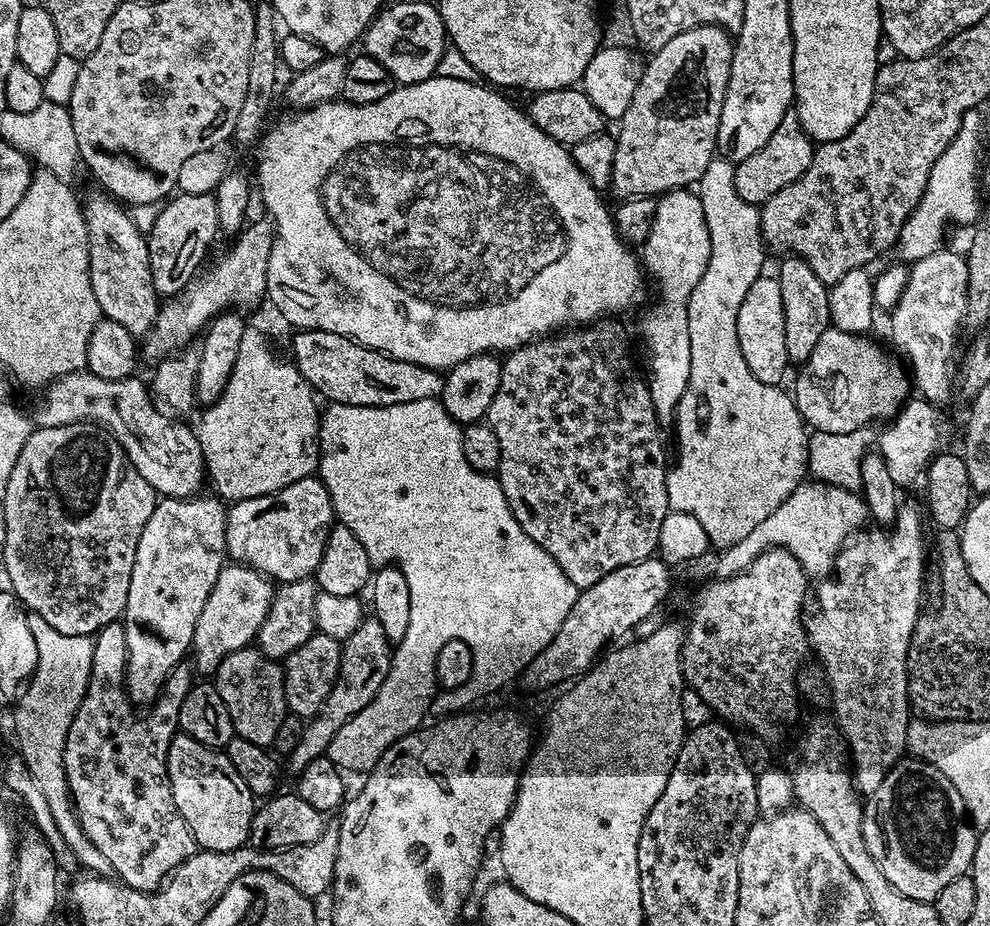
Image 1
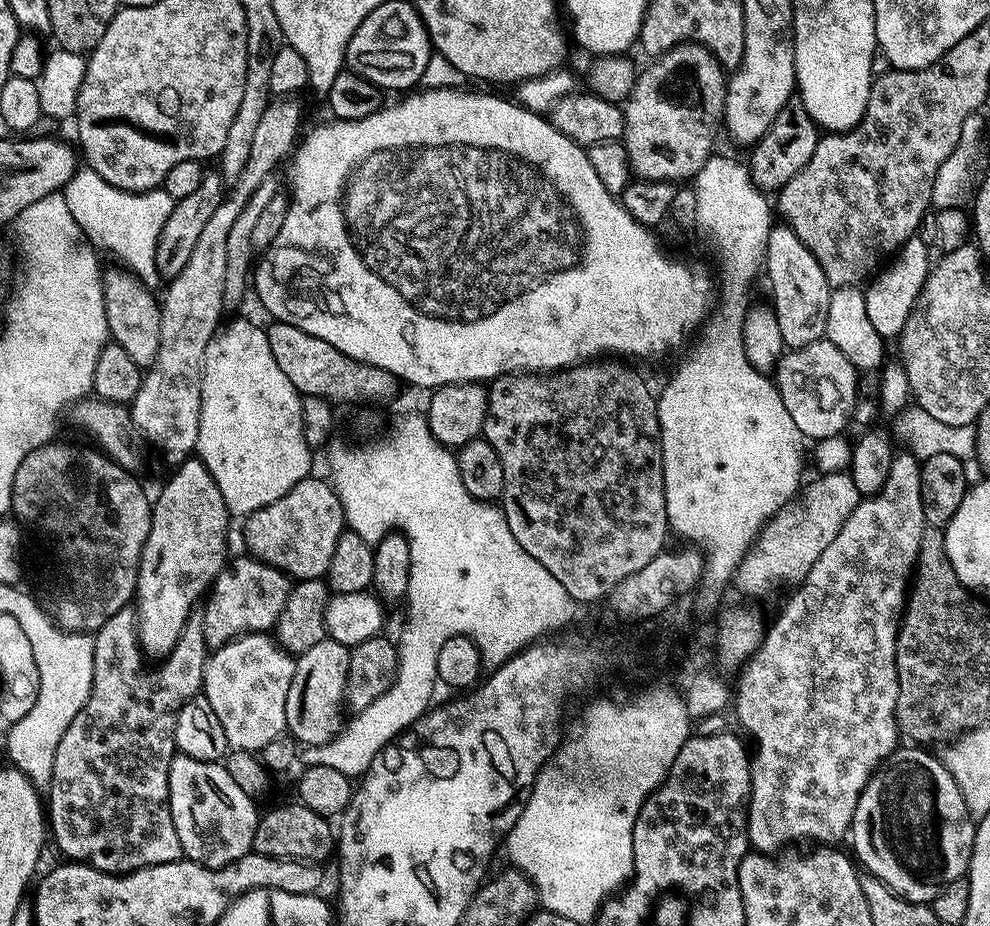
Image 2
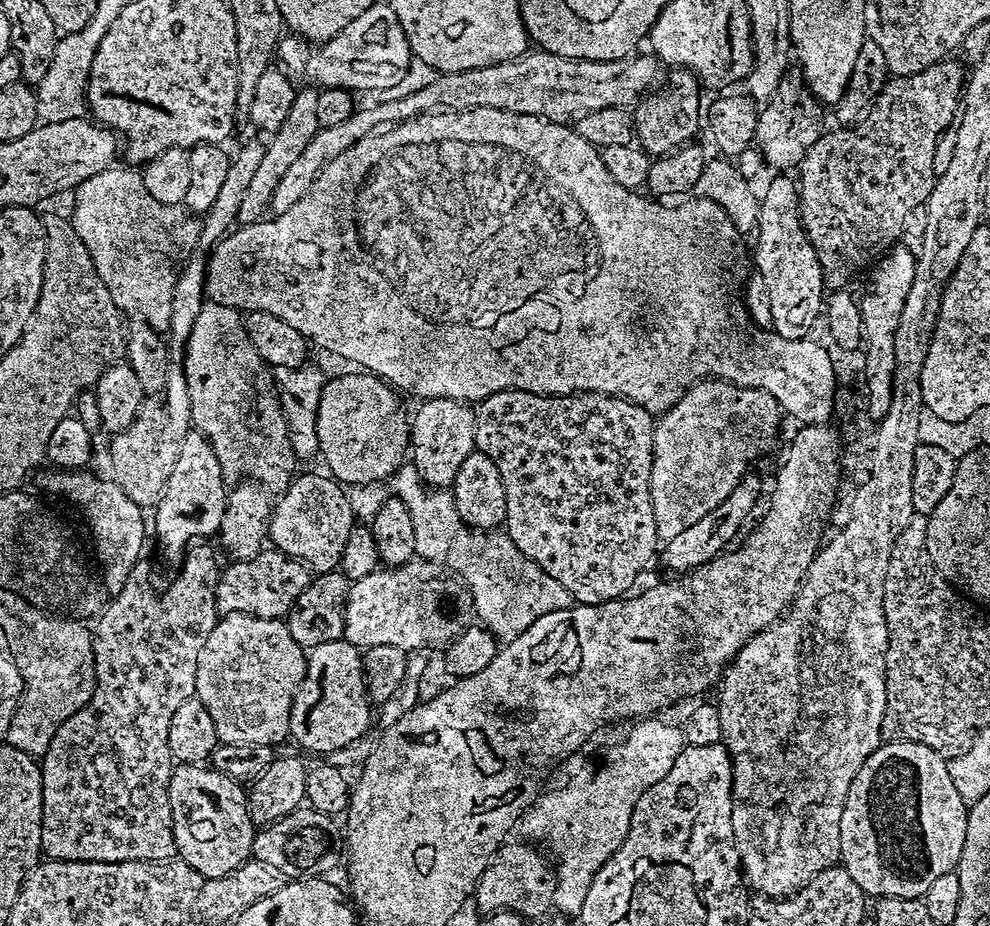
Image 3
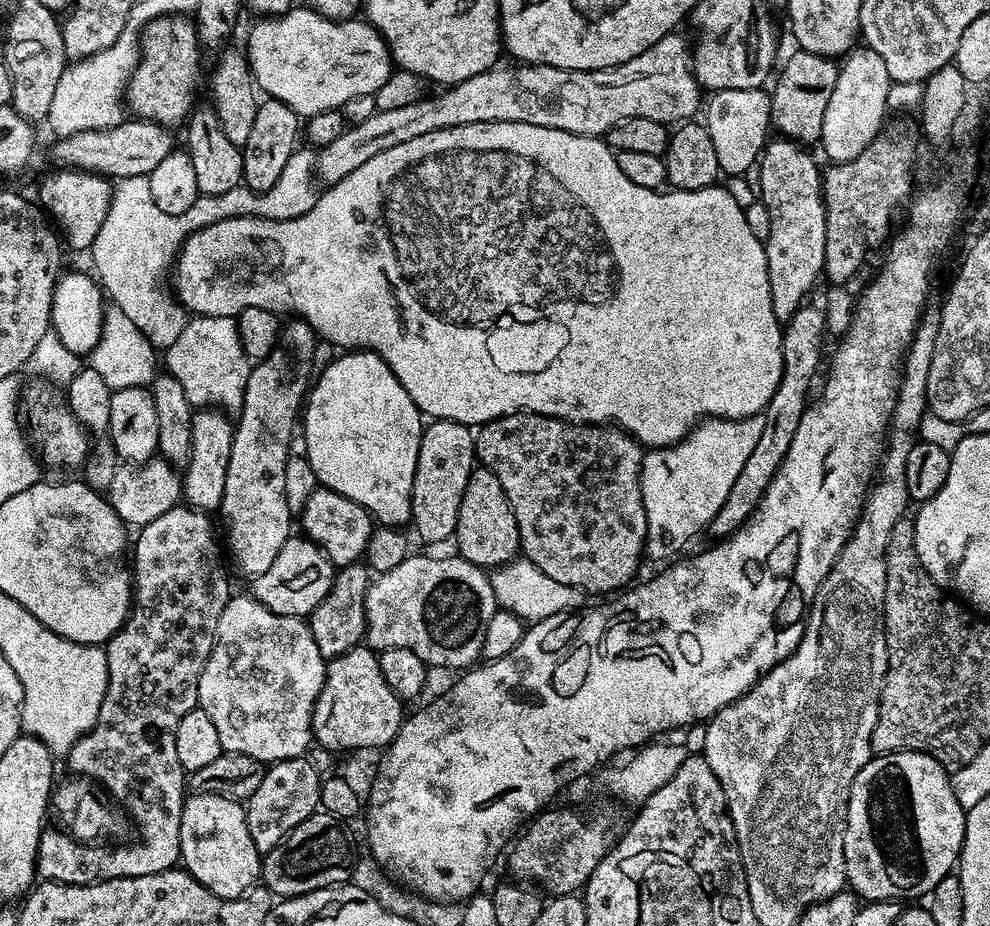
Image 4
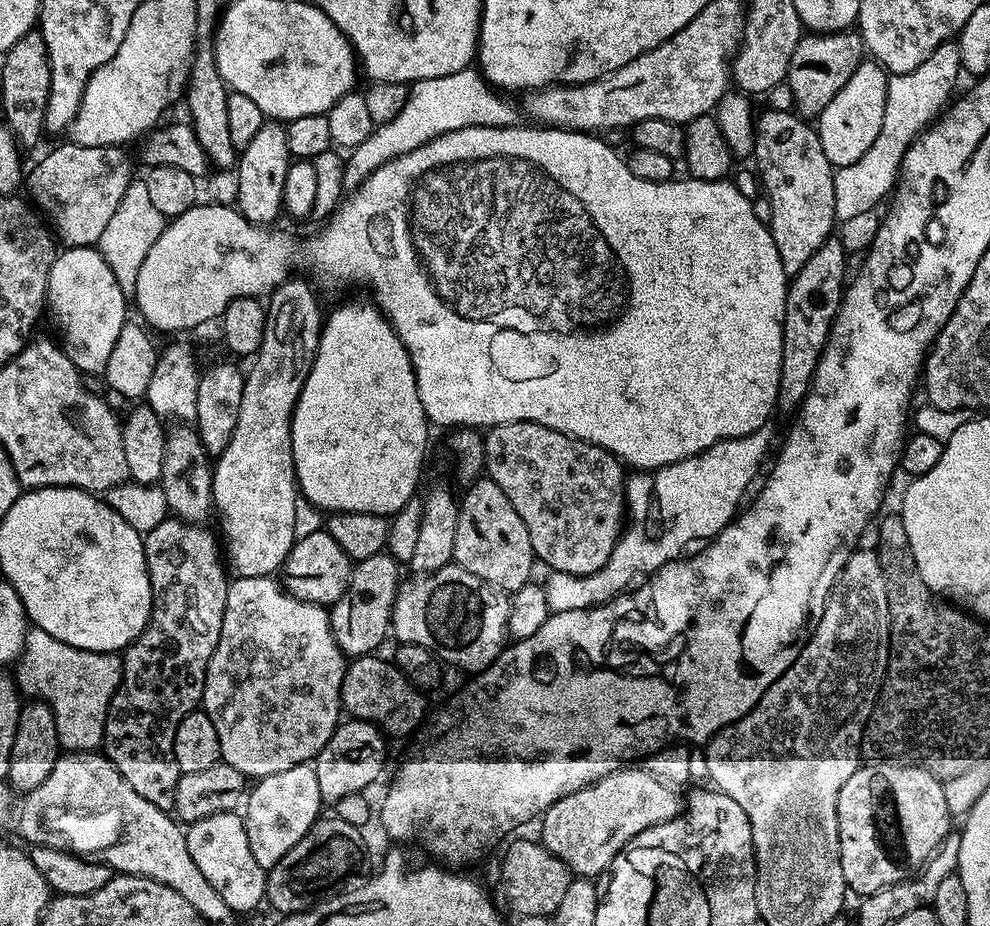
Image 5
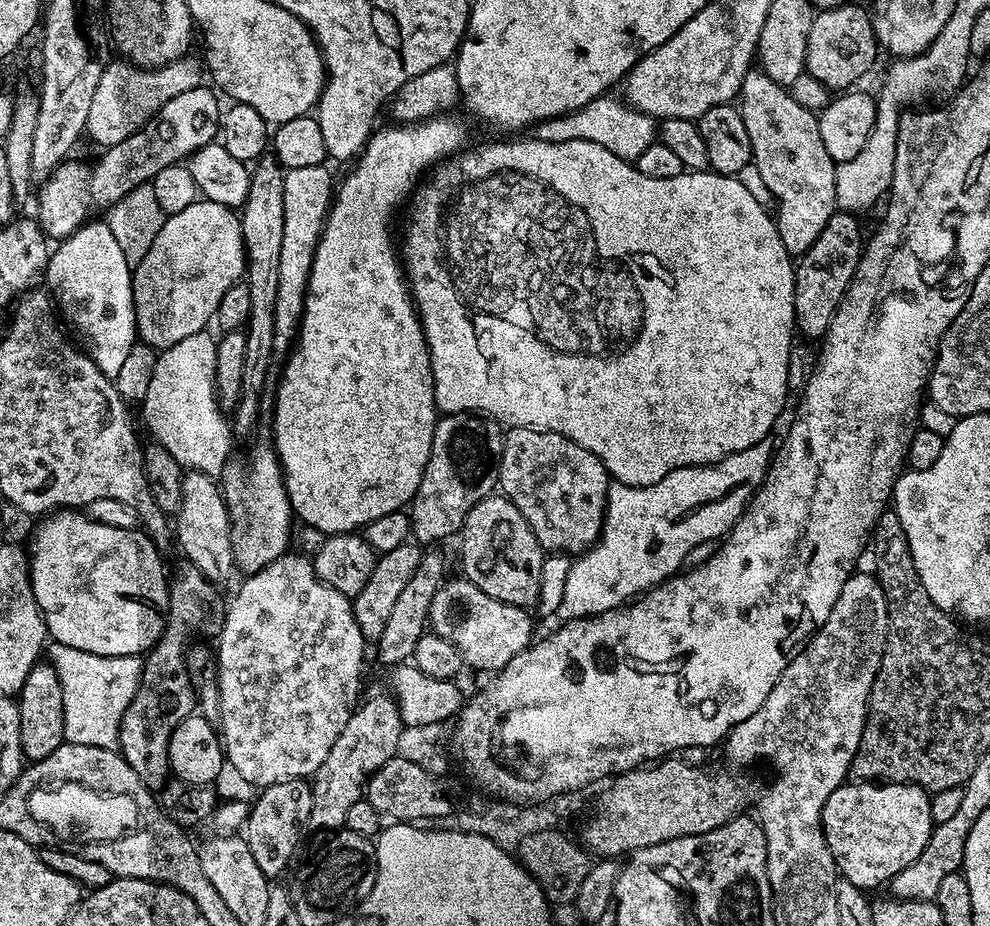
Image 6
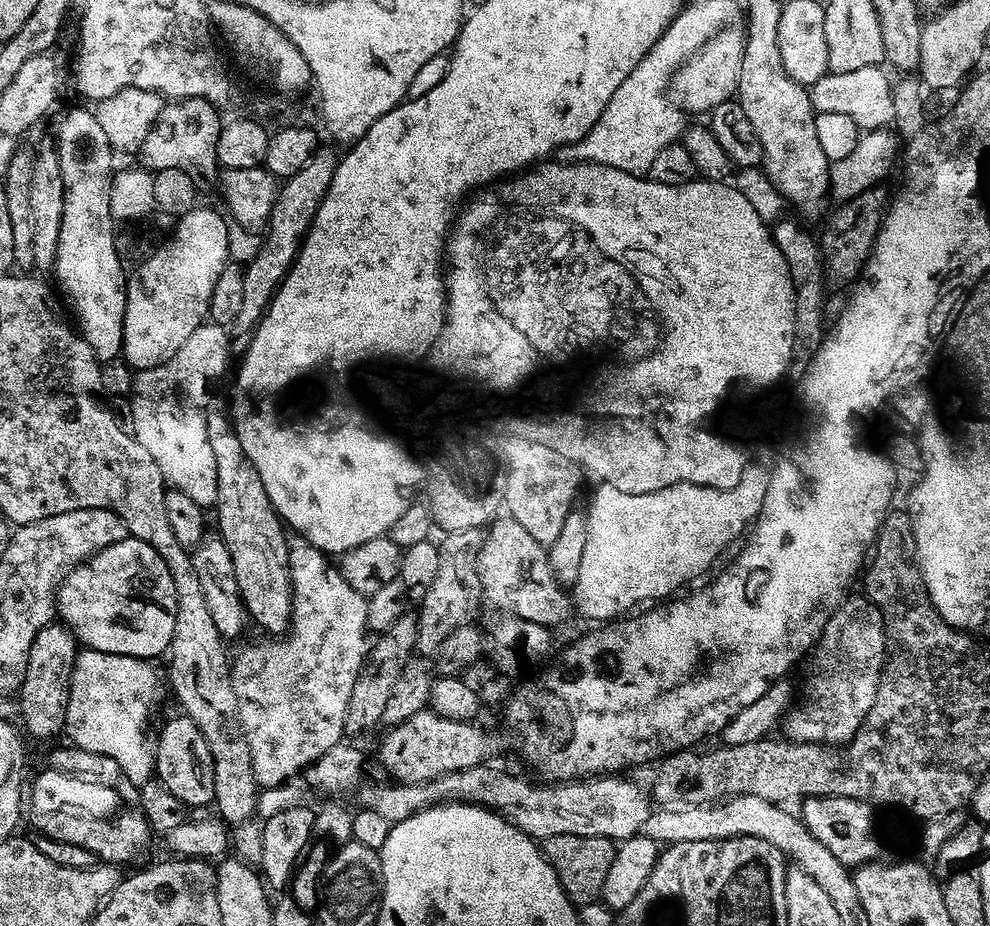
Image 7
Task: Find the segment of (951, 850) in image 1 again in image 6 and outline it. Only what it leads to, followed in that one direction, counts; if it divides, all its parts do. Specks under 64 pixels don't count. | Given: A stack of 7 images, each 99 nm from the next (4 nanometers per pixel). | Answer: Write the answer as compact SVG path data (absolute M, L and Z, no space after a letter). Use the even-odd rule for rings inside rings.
M845 782L838 790L834 790L834 794L830 794L830 798L826 798L820 825L826 838L826 846L830 846L837 873L854 886L873 890L879 884L880 887L887 885L894 874L898 874L898 870L906 870L906 866L910 866L910 862L914 862L914 858L918 858L918 854L926 850L926 842L934 827L932 801L929 793L917 784Z

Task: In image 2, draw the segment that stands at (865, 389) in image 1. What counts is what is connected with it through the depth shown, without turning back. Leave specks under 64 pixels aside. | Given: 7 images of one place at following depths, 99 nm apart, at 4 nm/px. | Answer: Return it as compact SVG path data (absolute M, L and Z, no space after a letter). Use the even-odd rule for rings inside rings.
M820 347L785 351L774 368L774 383L780 390L786 410L790 410L790 418L794 418L794 426L798 426L801 437L812 442L841 435L856 404L858 369L847 360L842 350Z

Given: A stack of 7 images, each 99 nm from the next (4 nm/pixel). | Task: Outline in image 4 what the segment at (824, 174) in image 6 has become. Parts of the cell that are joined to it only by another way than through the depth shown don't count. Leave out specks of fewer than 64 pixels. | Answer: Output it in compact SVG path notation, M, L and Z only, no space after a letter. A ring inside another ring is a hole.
M787 138L769 139L761 153L758 161L758 169L760 168L760 188L758 184L758 200L764 203L764 208L768 211L768 236L764 240L764 249L766 250L766 266L770 274L770 298L774 306L774 314L776 319L786 322L792 315L798 311L800 305L805 303L813 295L812 287L816 284L816 279L821 279L824 271L824 255L826 254L826 214L824 213L824 189L822 187L822 168L816 165L816 160L811 156L809 149L805 145L798 144L794 140Z

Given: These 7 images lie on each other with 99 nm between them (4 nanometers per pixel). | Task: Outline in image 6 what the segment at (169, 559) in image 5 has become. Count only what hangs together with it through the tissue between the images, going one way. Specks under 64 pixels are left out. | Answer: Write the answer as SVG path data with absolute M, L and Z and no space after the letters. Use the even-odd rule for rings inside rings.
M180 562L176 577L171 577L168 586L168 615L164 621L164 632L154 647L143 657L144 669L140 675L140 685L130 702L120 723L118 751L125 762L138 774L138 778L150 790L163 788L170 779L168 747L170 738L179 724L187 716L193 715L197 707L196 691L188 677L188 635L204 624L212 599L218 592L217 585L207 580L195 566Z

